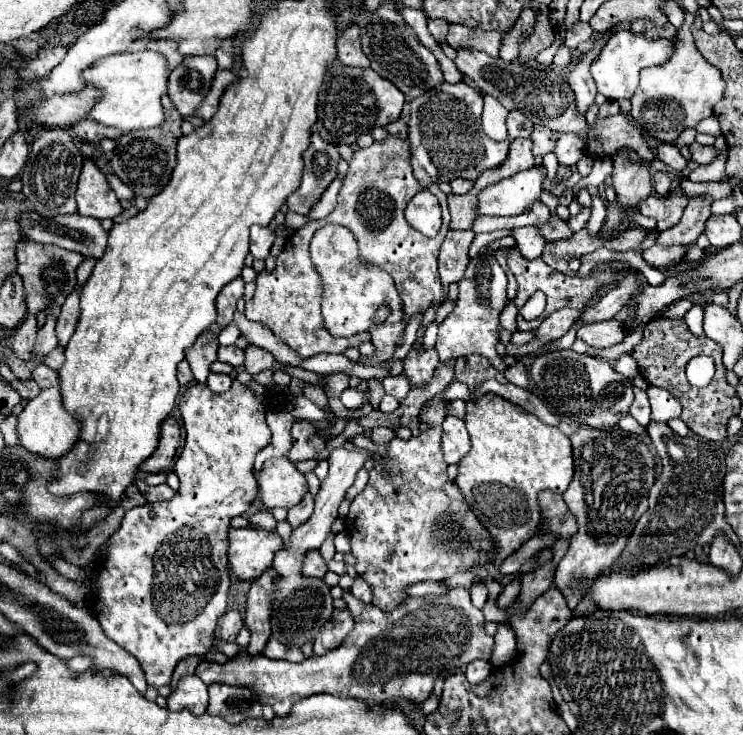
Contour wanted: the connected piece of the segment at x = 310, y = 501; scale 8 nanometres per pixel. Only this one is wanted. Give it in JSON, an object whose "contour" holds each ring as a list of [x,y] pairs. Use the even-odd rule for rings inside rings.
{"contour":[[[310,492],[304,494],[302,502],[298,506],[294,506],[292,510],[288,510],[288,522],[292,528],[296,526],[302,526],[310,516],[312,516],[312,510],[314,510],[314,496]]]}

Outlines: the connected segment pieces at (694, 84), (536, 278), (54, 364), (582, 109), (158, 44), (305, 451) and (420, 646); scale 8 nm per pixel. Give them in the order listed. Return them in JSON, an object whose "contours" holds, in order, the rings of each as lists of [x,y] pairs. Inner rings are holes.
{"contours":[[[[686,14],[686,22],[676,34],[672,58],[660,66],[644,68],[640,72],[640,86],[632,96],[632,120],[658,142],[674,142],[684,128],[694,128],[702,118],[712,116],[712,106],[720,102],[724,94],[724,80],[720,70],[706,62],[694,46],[690,22],[694,22],[694,16]]],[[[512,248],[510,256],[508,256],[508,266],[510,266],[512,274],[514,274],[516,280],[518,280],[518,294],[516,294],[516,298],[512,300],[512,302],[516,304],[516,308],[522,308],[524,302],[526,302],[536,290],[542,290],[542,292],[546,294],[546,298],[548,298],[548,306],[546,306],[546,310],[542,312],[540,318],[532,320],[532,322],[524,320],[522,316],[516,318],[516,320],[518,320],[518,330],[536,330],[536,328],[542,324],[542,320],[544,320],[546,316],[550,316],[550,314],[552,314],[554,310],[558,310],[558,308],[564,308],[564,306],[568,306],[568,308],[584,308],[584,306],[588,304],[588,300],[590,300],[594,294],[598,294],[598,290],[600,290],[602,286],[612,286],[612,284],[616,284],[618,272],[620,272],[620,268],[618,268],[616,264],[606,264],[606,266],[602,264],[602,266],[594,268],[592,276],[586,276],[586,278],[566,276],[566,274],[550,268],[548,264],[544,264],[542,258],[524,260],[524,258],[518,254],[516,248]]],[[[56,346],[56,348],[46,356],[46,360],[44,360],[44,362],[46,362],[50,368],[60,370],[60,368],[62,368],[62,364],[64,364],[62,356],[64,356],[64,348],[62,348],[62,346]]],[[[598,40],[598,46],[592,52],[580,56],[576,60],[572,72],[568,74],[568,84],[576,96],[576,110],[582,116],[586,116],[586,112],[594,104],[594,96],[596,96],[596,84],[590,76],[590,62],[600,54],[604,44],[606,44],[604,40]]],[[[152,40],[146,44],[146,48],[152,52],[158,52],[158,54],[164,54],[168,68],[176,68],[176,60],[178,60],[178,64],[184,60],[182,54],[178,54],[178,50],[176,50],[176,42],[172,42],[172,40]]],[[[298,420],[292,426],[292,448],[288,450],[286,458],[290,462],[298,460],[312,460],[316,454],[324,448],[326,437],[330,434],[332,426],[329,425],[319,434],[316,426],[312,426],[308,420]]],[[[452,588],[446,596],[434,600],[434,606],[432,600],[426,598],[406,598],[390,612],[366,604],[350,592],[346,592],[346,604],[356,624],[336,650],[304,658],[298,664],[248,654],[240,654],[226,664],[202,660],[196,668],[196,676],[206,684],[224,682],[230,686],[252,686],[262,704],[270,704],[276,716],[286,716],[292,704],[320,692],[364,698],[370,704],[386,704],[398,698],[424,702],[432,694],[438,674],[476,658],[488,660],[492,654],[494,638],[484,634],[484,616],[472,616],[470,592],[464,588]]]]}

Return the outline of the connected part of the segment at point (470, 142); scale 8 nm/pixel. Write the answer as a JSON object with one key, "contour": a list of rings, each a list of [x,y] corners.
{"contour":[[[464,80],[456,84],[444,82],[442,86],[436,86],[410,102],[408,144],[414,176],[422,186],[450,182],[452,178],[476,180],[484,170],[500,166],[508,158],[510,142],[486,138],[480,124],[480,112],[482,96]]]}

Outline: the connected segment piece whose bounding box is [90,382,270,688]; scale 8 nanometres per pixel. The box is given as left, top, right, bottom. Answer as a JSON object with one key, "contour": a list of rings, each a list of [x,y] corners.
{"contour":[[[234,382],[224,394],[212,394],[204,384],[190,386],[178,396],[178,408],[186,428],[186,444],[176,460],[176,472],[182,482],[180,490],[168,502],[144,504],[126,512],[120,528],[106,542],[108,554],[94,576],[96,588],[94,600],[90,602],[90,610],[96,614],[104,634],[136,656],[146,674],[146,682],[154,688],[170,684],[172,672],[182,658],[190,654],[202,656],[212,648],[214,628],[226,610],[230,586],[226,558],[228,524],[254,502],[258,492],[252,472],[254,456],[270,442],[270,428],[264,418],[266,408],[240,382]]]}

